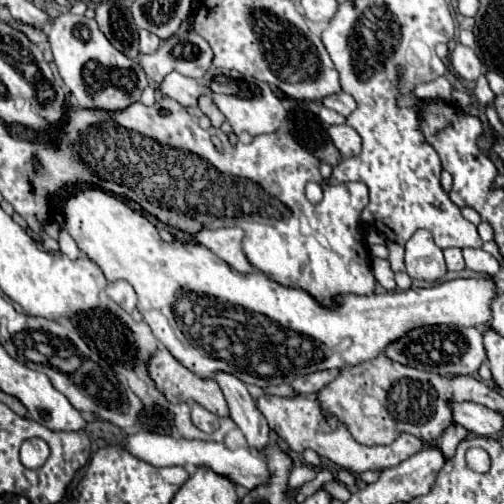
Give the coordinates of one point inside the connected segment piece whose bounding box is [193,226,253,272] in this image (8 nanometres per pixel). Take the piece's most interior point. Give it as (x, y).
(226, 242)

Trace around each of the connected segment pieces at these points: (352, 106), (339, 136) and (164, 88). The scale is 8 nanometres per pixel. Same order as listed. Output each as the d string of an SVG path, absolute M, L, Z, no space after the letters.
M345 92L327 96L327 98L323 100L323 106L331 108L331 110L335 110L335 112L339 112L339 114L343 114L345 118L347 118L351 112L357 110L357 102L355 102L355 98L353 98L351 94L345 94Z
M347 124L343 126L331 126L329 128L329 136L333 140L333 144L339 148L339 152L349 158L349 156L357 156L361 152L361 136Z
M167 74L165 80L159 84L157 92L161 96L173 98L181 106L197 106L197 98L203 94L201 82L195 78L187 78L181 74Z

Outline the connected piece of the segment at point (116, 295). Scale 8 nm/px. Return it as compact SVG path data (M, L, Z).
M125 280L111 282L111 284L105 288L105 292L107 292L107 296L109 296L113 302L117 302L117 304L119 304L123 310L127 310L127 312L131 312L131 310L135 308L135 304L137 304L137 294L135 294L133 286L131 286L129 282L125 282Z

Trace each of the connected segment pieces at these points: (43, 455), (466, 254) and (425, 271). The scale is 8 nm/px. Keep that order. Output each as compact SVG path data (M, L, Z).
M41 438L25 440L21 446L21 462L27 469L35 470L45 464L50 455L50 448Z
M463 248L463 258L465 258L465 266L477 274L497 276L497 272L501 270L499 262L481 248Z
M417 230L405 244L405 264L411 278L425 282L441 280L447 272L443 250L437 248L433 238L425 230Z

